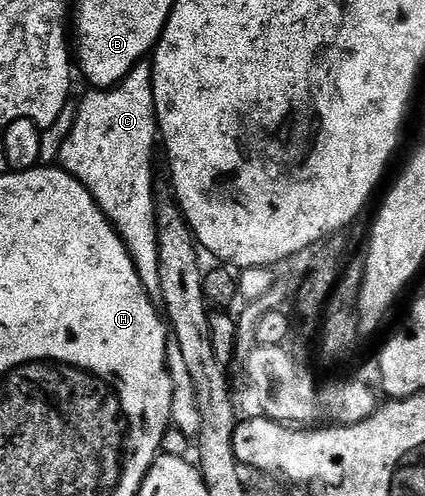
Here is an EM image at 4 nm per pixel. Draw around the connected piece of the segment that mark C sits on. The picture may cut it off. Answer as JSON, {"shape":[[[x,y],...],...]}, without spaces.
{"shape":[[[150,60],[138,61],[124,81],[109,89],[92,88],[91,93],[83,97],[79,110],[75,113],[75,122],[59,149],[58,164],[73,179],[82,183],[97,207],[111,221],[119,232],[119,238],[127,245],[131,258],[135,261],[137,275],[148,293],[155,295],[159,291],[159,260],[157,259],[157,231],[155,230],[155,173],[151,170],[151,160],[157,149],[157,122],[155,119],[155,92],[151,78]]]}

